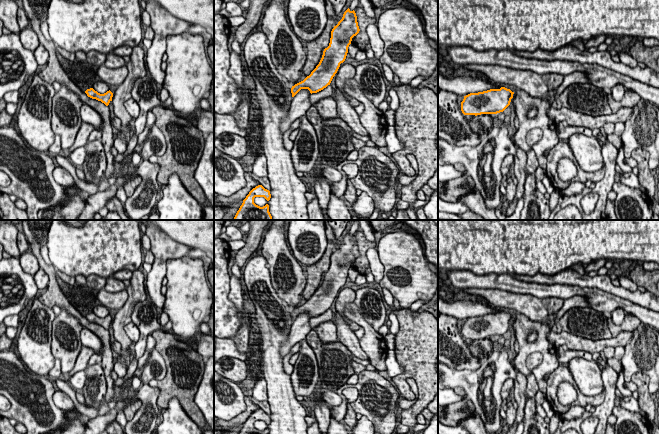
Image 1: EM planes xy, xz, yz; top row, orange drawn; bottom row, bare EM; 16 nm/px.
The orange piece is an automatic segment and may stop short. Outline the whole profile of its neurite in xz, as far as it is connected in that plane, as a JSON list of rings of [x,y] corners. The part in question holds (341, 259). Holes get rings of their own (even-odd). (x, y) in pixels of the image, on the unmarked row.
[[[348,232],[344,236],[342,243],[332,253],[329,270],[324,273],[319,288],[303,305],[292,310],[292,321],[301,313],[308,313],[312,318],[330,309],[340,288],[346,283],[352,262],[359,255],[356,237]]]

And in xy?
[[[90,312],[90,313],[87,313],[85,317],[87,318],[88,321],[101,325],[106,330],[109,329],[113,321],[113,317],[110,314],[104,318],[100,318],[97,315],[95,315],[93,312]]]

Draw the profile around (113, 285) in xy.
[[[110,276],[106,280],[106,285],[104,289],[110,293],[116,293],[124,290],[126,287],[123,281],[115,279],[113,276]]]

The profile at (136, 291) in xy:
[[[137,269],[132,272],[130,285],[126,287],[128,299],[122,308],[117,310],[113,316],[112,327],[115,340],[121,344],[122,350],[126,351],[133,343],[126,335],[124,326],[131,322],[131,315],[135,305],[138,302],[146,300],[146,291],[144,286],[144,275]]]

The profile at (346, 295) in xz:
[[[343,288],[339,291],[336,297],[336,311],[344,317],[344,308],[346,304],[352,303],[355,300],[355,291],[351,288]]]

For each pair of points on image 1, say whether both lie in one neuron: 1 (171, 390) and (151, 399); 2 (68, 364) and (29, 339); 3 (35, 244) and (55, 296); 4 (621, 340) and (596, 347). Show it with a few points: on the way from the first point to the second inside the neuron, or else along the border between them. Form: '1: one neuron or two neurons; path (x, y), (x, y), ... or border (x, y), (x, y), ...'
1: two neurons; border (147, 384), (159, 389), (159, 407)
2: two neurons; border (52, 330), (51, 353), (55, 358)
3: one neuron; path (39, 257), (41, 262), (51, 272), (53, 283)
4: one neuron; path (615, 341), (602, 343)

